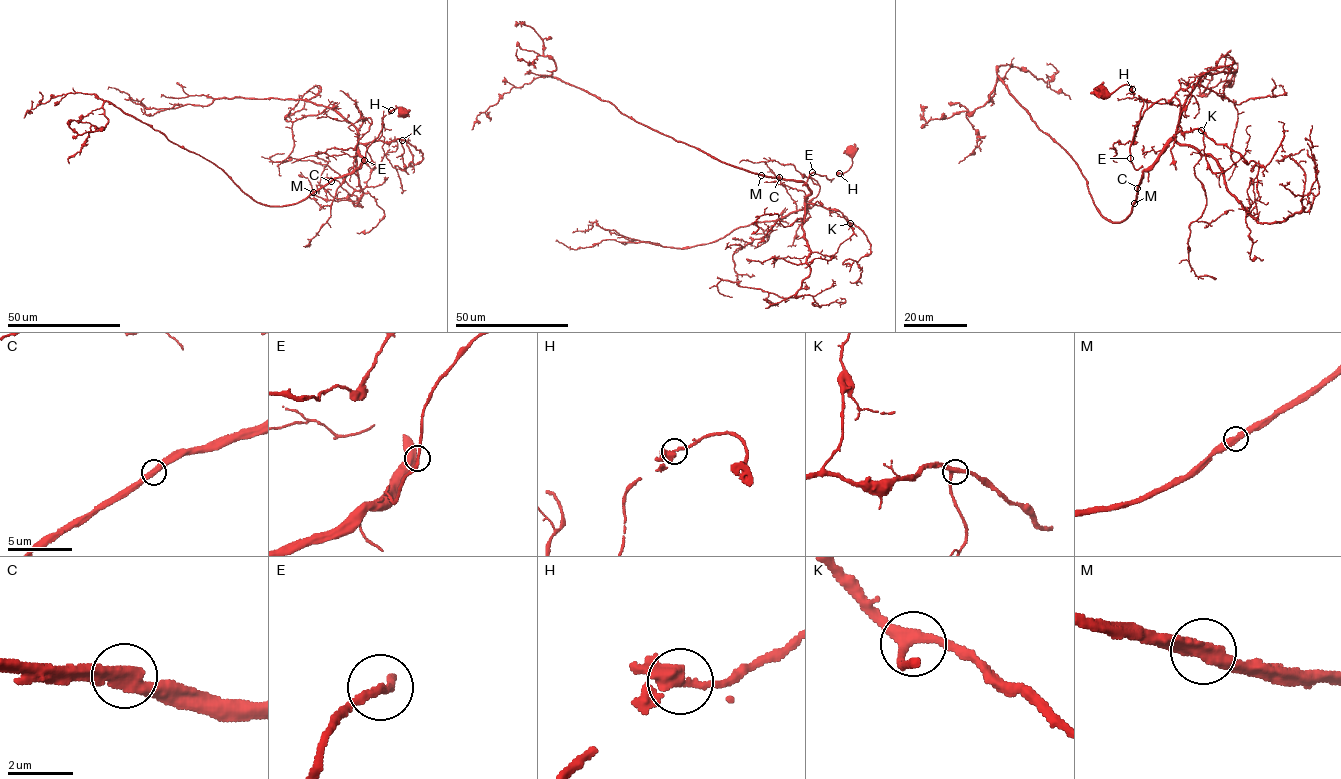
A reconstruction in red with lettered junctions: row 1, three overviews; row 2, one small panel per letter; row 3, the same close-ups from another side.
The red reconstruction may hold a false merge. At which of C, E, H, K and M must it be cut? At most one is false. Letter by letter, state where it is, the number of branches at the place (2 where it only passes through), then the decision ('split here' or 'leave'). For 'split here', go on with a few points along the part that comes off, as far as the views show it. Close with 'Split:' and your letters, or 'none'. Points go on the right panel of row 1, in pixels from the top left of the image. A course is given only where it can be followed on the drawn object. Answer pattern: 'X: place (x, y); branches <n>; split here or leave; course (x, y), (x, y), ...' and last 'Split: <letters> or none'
C: place (1137, 188); branches 2; leave
E: place (1130, 158); branches 2; leave
H: place (1132, 89); branches 2; leave
K: place (1201, 130); branches 3; leave
M: place (1134, 203); branches 2; leave
Split: none

